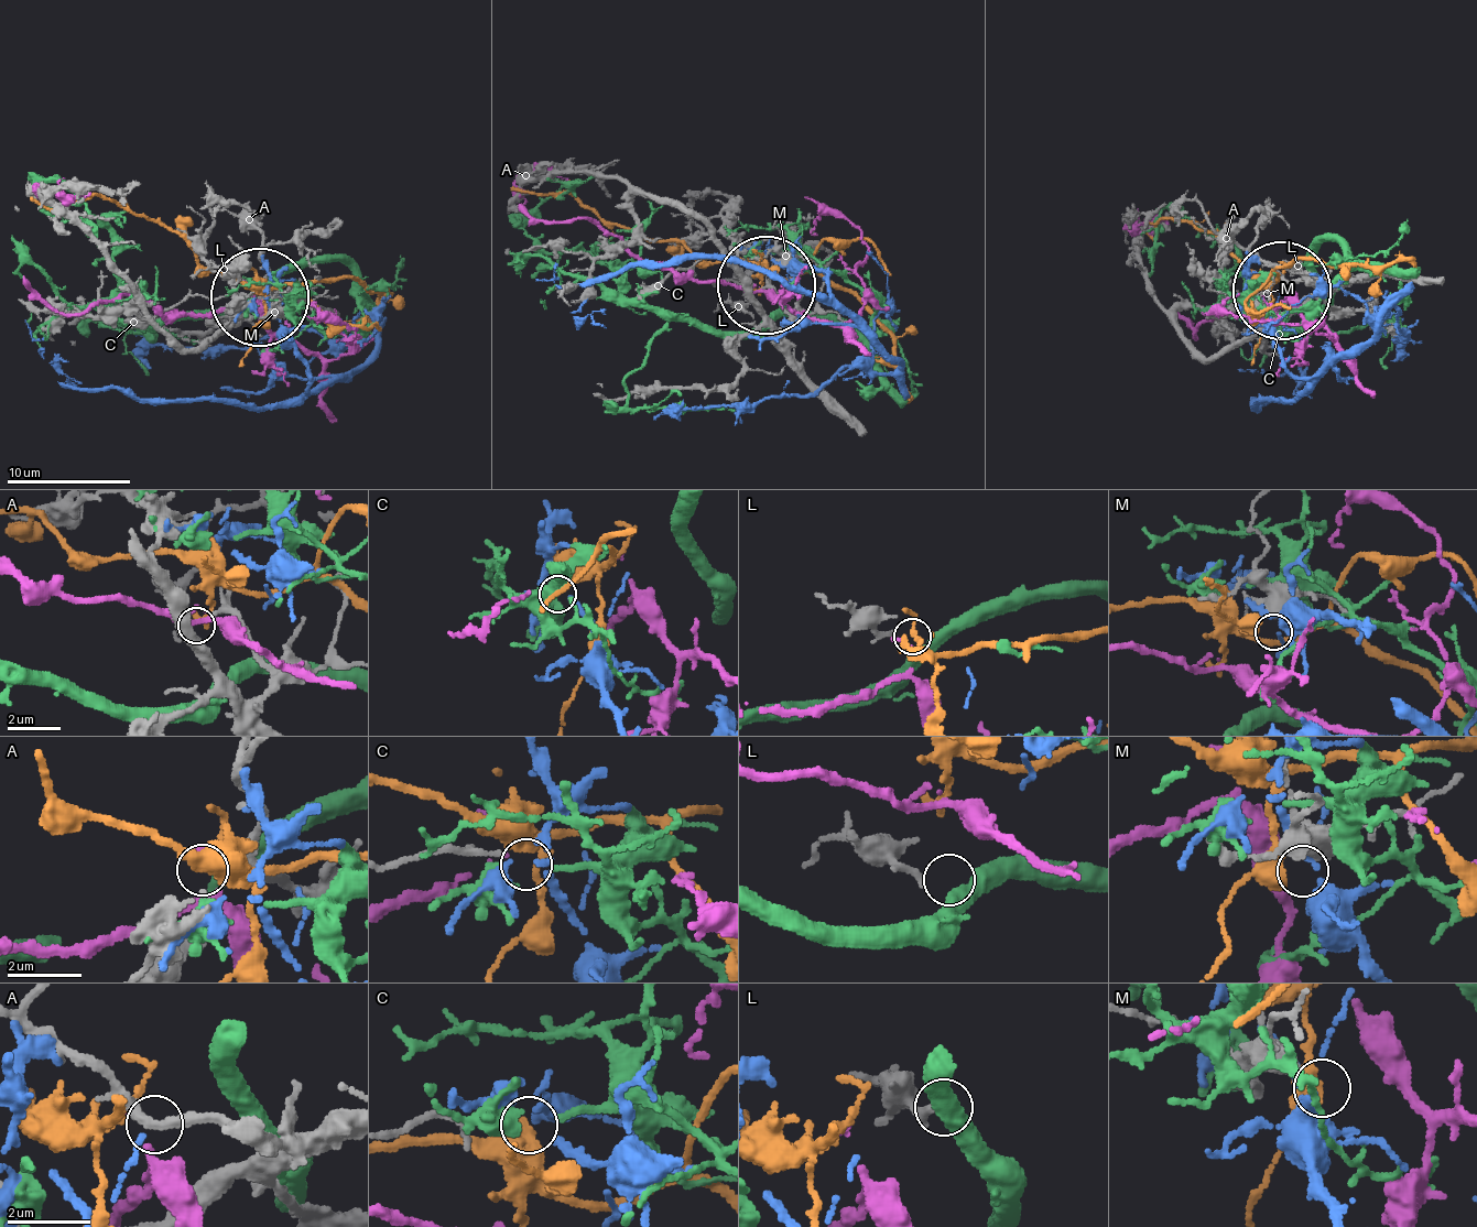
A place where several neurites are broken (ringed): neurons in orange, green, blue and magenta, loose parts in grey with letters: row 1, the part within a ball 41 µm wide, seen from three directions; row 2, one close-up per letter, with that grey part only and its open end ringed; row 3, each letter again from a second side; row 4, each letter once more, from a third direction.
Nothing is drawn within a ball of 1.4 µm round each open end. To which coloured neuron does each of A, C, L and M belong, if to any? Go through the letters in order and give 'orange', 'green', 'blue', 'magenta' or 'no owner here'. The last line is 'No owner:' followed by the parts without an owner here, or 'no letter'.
A: no owner here
C: blue
L: green
M: no owner here
No owner: A, M

